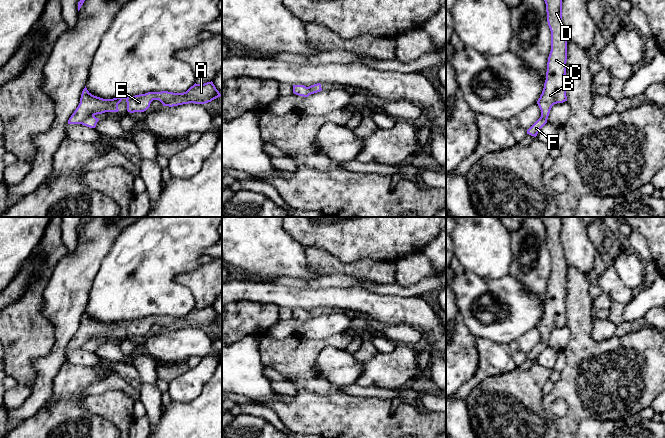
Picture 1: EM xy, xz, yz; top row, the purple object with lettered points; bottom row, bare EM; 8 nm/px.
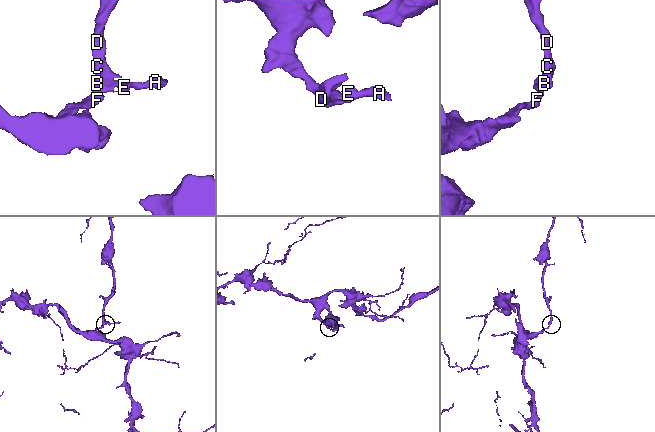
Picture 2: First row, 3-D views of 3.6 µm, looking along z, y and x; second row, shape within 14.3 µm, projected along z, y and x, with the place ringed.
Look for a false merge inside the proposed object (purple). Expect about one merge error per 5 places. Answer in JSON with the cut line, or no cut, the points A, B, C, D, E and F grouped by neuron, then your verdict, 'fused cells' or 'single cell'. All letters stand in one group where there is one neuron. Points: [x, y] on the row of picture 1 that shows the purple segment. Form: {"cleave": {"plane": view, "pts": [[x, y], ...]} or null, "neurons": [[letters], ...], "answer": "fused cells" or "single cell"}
{"cleave": null, "neurons": [["A", "B", "C", "D", "E", "F"]], "answer": "single cell"}

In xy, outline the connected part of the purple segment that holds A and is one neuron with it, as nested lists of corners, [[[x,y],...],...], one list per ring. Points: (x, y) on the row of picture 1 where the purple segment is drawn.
[[[213,82],[204,84],[194,84],[186,92],[173,93],[168,91],[148,92],[128,97],[116,97],[113,99],[103,99],[92,95],[86,88],[83,89],[80,103],[74,113],[68,120],[68,124],[82,124],[84,126],[95,128],[98,118],[97,114],[105,112],[118,112],[118,104],[125,99],[127,102],[127,111],[130,113],[144,112],[153,100],[159,100],[163,106],[178,106],[183,104],[195,103],[205,104],[222,96],[216,89]]]

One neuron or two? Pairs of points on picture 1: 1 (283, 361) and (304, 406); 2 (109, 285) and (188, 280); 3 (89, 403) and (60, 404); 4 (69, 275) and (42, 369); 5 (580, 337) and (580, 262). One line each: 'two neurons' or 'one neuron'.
1: one neuron
2: two neurons
3: two neurons
4: one neuron
5: two neurons

